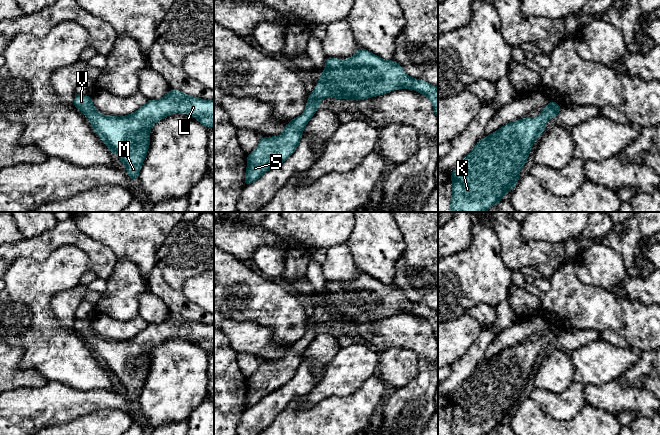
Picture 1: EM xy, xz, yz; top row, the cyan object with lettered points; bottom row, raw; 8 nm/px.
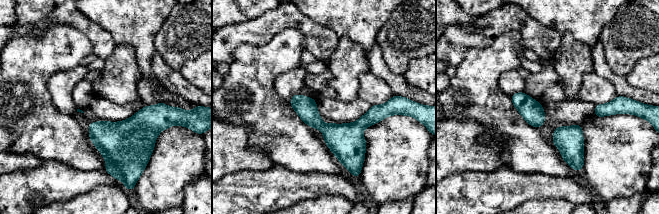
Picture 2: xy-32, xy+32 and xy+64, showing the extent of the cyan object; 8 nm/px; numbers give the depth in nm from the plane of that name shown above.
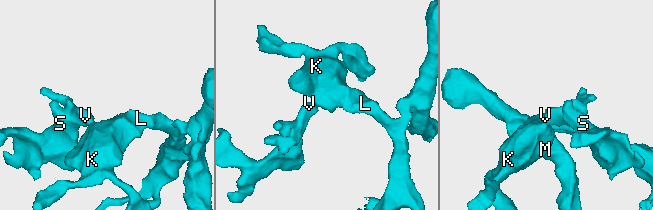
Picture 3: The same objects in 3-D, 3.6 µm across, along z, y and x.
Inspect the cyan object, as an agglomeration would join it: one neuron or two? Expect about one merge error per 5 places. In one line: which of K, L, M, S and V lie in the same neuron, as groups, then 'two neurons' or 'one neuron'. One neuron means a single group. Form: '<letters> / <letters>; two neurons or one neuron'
K L M S V; one neuron

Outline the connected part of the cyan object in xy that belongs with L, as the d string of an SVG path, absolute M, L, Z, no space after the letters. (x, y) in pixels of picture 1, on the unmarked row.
M170 314L158 324L148 324L136 336L123 341L106 340L100 338L94 331L92 320L81 320L75 316L74 331L84 337L91 346L93 353L101 364L107 369L108 374L118 380L126 390L126 398L136 405L147 379L150 368L150 353L157 345L164 343L171 337L188 337L197 343L203 350L214 350L214 324L204 324L189 320L179 314Z

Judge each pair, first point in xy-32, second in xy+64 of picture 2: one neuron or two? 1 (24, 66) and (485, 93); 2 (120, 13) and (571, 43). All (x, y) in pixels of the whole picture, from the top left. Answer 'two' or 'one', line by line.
1: one
2: two

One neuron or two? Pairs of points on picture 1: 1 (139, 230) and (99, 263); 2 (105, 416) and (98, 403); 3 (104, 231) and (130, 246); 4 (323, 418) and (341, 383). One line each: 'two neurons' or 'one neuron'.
1: two neurons
2: two neurons
3: one neuron
4: two neurons

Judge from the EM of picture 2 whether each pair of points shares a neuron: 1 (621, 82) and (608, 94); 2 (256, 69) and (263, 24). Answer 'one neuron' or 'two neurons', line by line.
1: two neurons
2: two neurons

